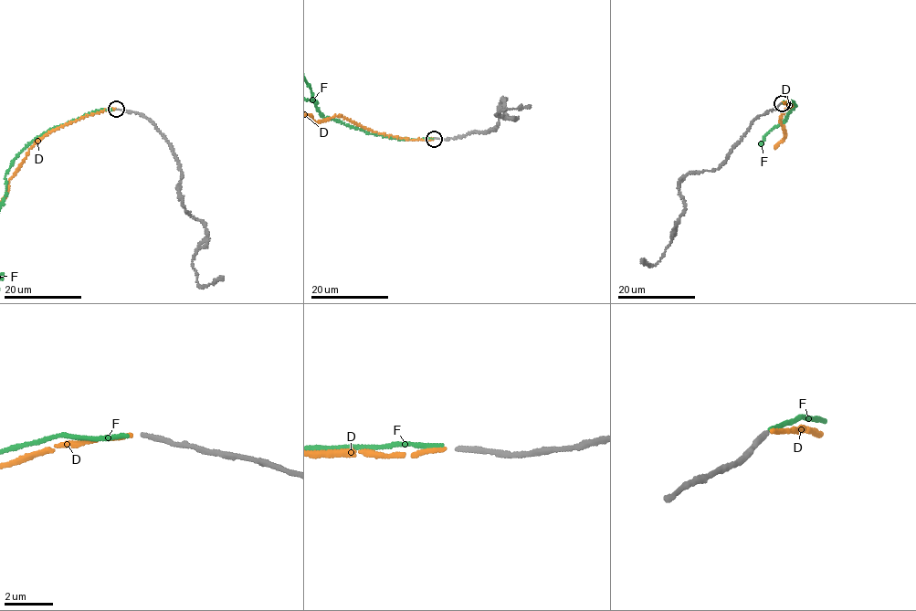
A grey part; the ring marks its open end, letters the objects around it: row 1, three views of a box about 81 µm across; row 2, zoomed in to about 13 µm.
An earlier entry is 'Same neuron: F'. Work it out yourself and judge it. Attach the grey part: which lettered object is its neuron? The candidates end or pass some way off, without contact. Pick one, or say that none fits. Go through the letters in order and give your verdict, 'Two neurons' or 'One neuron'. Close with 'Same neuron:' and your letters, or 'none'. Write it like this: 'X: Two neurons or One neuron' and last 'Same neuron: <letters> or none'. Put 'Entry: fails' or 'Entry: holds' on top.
Entry: fails
D: One neuron
F: Two neurons
Same neuron: D

